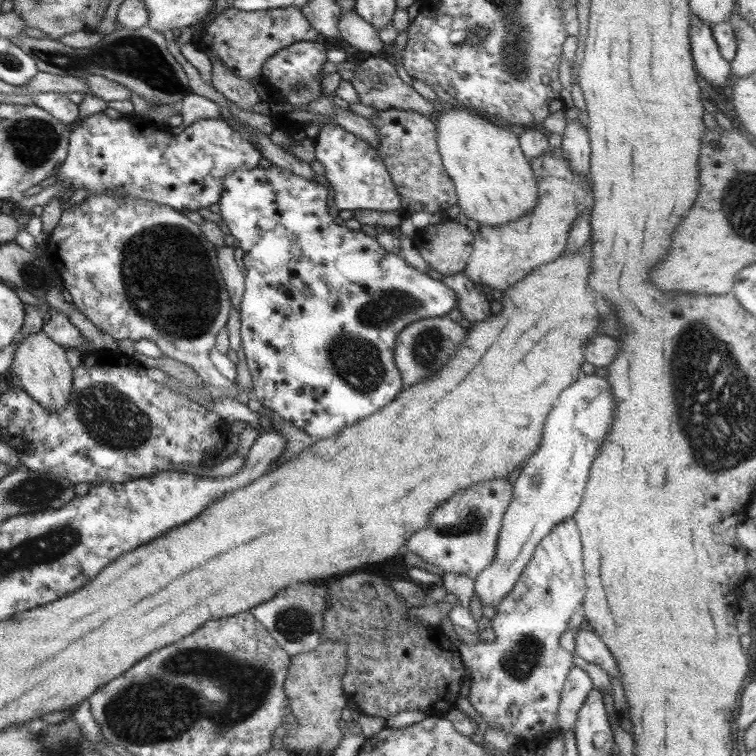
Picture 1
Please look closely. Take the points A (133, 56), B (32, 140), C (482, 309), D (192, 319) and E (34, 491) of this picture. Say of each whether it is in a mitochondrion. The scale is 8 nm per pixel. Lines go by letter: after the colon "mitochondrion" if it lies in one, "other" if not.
A: mitochondrion
B: mitochondrion
C: other
D: mitochondrion
E: mitochondrion

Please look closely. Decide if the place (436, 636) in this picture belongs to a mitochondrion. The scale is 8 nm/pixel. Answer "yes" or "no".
no

